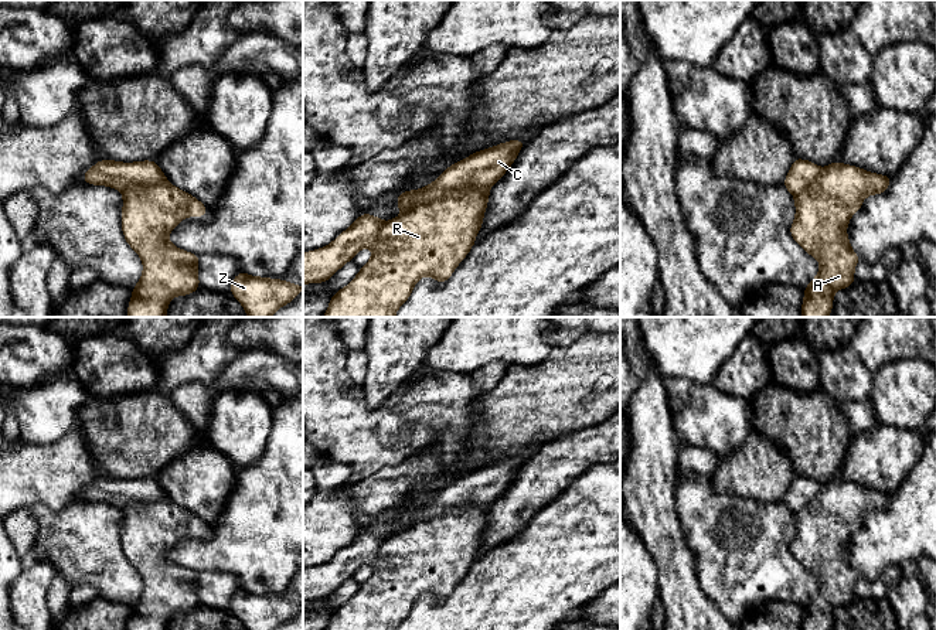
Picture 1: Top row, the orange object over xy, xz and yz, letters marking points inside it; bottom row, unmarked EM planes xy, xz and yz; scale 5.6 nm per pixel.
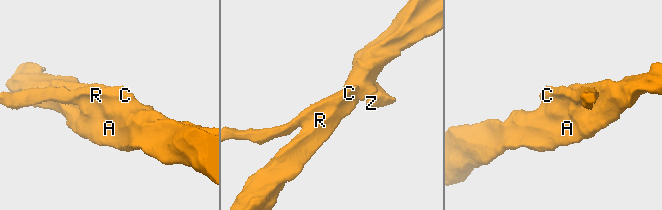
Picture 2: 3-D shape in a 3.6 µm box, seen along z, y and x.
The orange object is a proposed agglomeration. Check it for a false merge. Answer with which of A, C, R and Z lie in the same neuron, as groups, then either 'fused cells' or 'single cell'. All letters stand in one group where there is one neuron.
groups A R / C Z; fused cells

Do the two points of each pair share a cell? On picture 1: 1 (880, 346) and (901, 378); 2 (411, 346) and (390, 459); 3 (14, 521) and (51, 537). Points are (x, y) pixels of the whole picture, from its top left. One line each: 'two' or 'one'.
1: two
2: two
3: two

